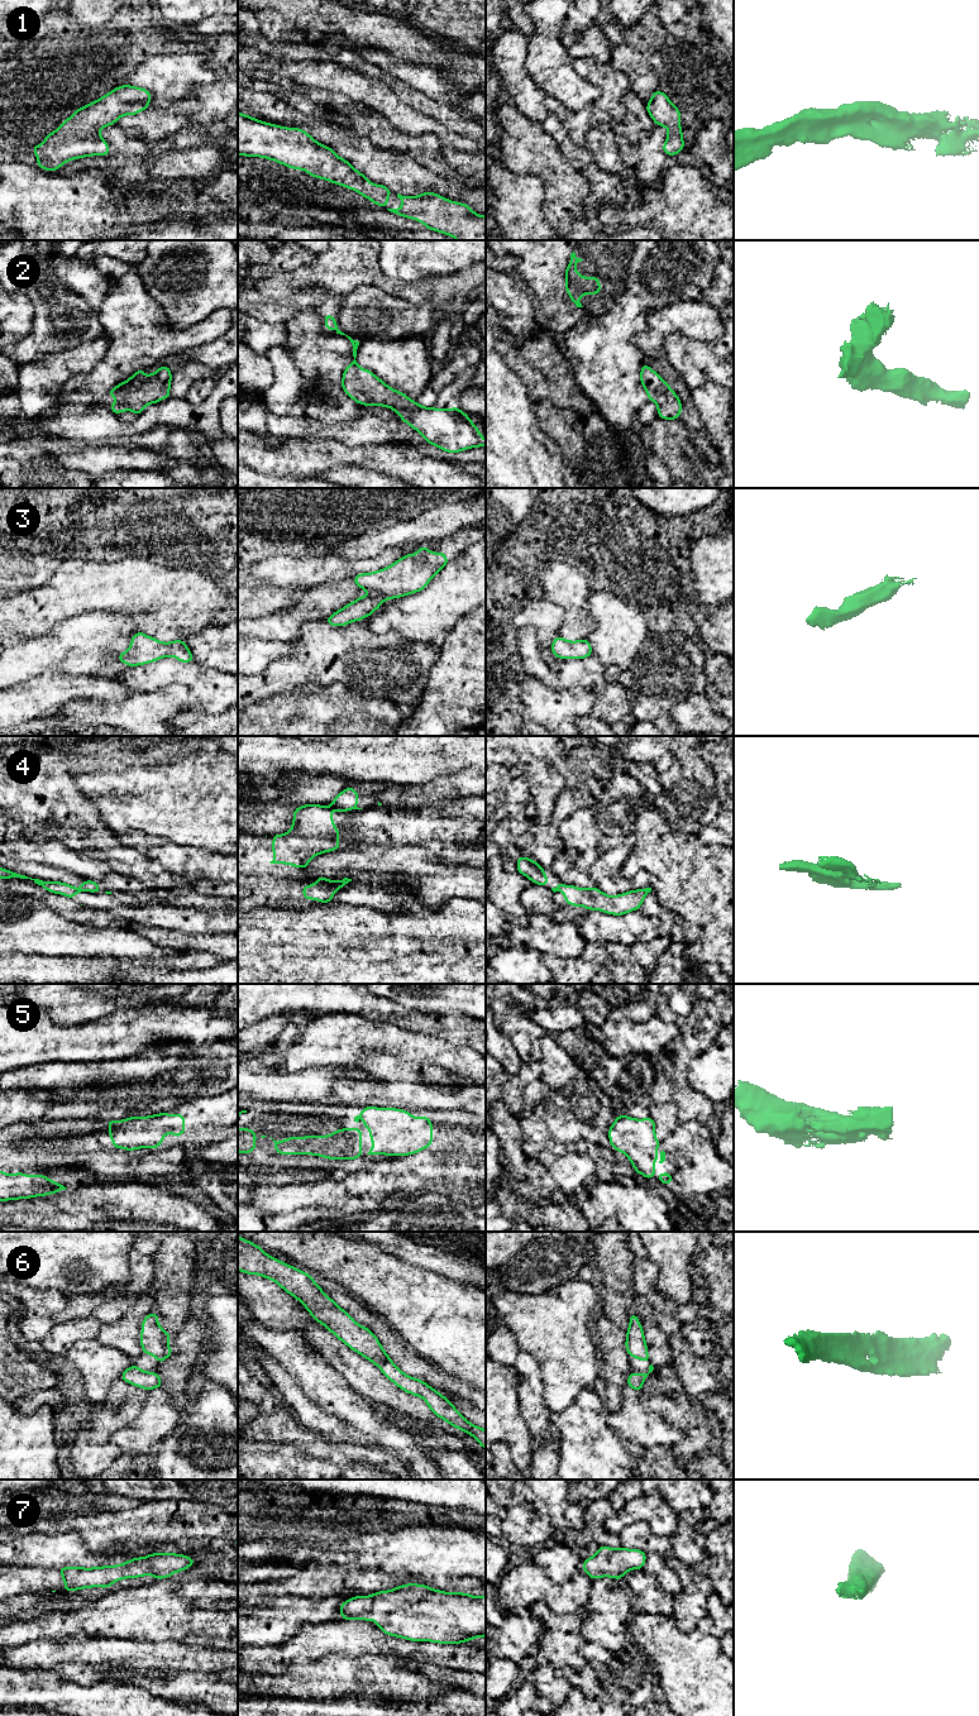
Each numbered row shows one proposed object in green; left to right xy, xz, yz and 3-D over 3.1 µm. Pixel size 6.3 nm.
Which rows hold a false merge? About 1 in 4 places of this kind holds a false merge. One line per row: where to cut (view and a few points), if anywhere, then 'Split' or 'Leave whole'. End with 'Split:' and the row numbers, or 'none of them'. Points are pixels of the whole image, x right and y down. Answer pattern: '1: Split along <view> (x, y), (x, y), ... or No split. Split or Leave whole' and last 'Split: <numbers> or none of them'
1: No split. Leave whole
2: No split. Leave whole
3: No split. Leave whole
4: Split along xy (81, 888), (84, 890). Split
5: No split. Leave whole
6: No split. Leave whole
7: No split. Leave whole
Split: 4

